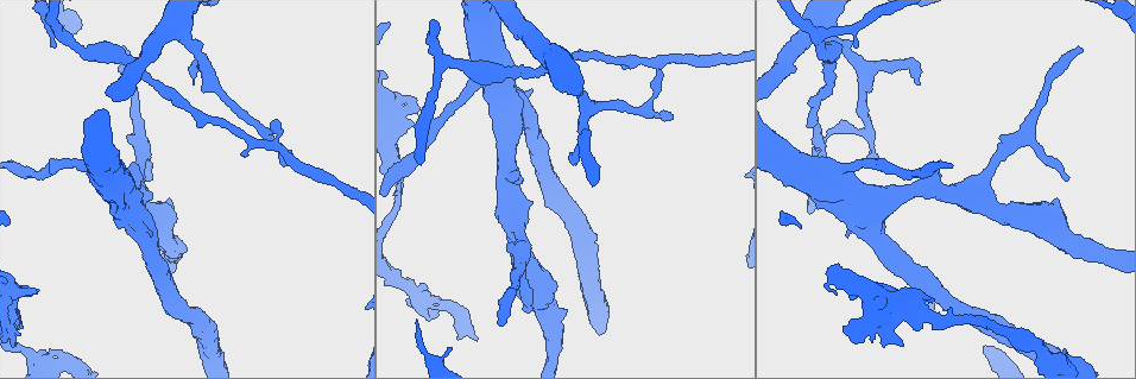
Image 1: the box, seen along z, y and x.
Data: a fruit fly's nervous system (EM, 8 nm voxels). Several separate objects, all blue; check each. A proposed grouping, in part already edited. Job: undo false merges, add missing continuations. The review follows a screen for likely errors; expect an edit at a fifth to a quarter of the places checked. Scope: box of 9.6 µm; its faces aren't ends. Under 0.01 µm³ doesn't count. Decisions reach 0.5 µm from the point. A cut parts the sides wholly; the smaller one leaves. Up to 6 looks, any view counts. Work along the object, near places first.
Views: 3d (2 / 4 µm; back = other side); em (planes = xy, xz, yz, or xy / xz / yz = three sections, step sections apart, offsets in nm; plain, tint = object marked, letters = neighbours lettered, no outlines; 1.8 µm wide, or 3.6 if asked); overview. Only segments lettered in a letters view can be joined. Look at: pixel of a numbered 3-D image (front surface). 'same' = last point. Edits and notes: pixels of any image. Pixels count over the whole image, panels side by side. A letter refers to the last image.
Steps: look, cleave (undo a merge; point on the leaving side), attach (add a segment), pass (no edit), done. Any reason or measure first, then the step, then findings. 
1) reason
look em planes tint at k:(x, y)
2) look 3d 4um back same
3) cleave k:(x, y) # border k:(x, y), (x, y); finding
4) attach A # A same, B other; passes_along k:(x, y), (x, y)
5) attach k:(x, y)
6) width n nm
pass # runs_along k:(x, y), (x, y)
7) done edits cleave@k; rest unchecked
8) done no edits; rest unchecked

narrows sharply
look em yz step 4 letters at 1:(15, 322)

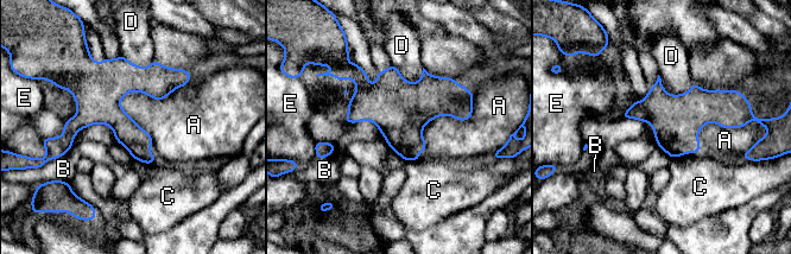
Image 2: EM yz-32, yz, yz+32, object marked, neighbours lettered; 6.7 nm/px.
pass # A other, B other, C other, D other, E other; runs_along 2:(184, 82), (120, 81), (64, 148); continuous, no second cell

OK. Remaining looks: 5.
arms run side by side
look 3d 4um at 1:(32, 357)

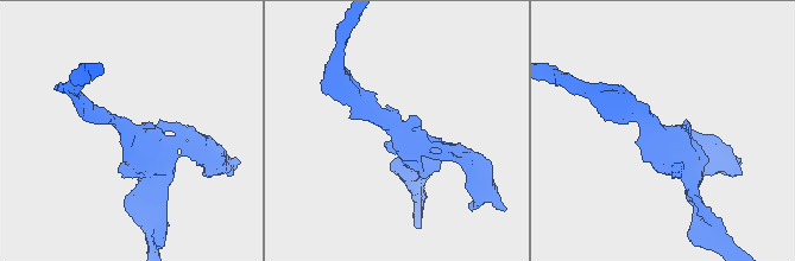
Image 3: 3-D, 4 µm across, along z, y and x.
arms 4
look em planes tint at 3:(133, 134)

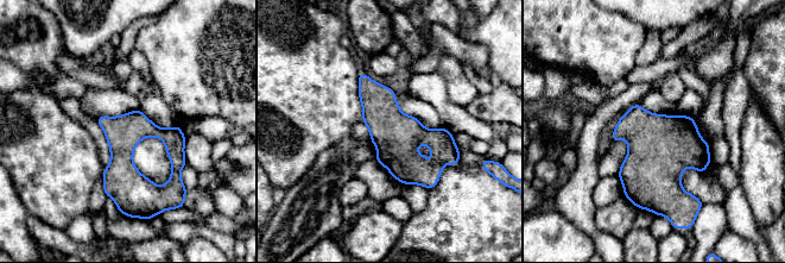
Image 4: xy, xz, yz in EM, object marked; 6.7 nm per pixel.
what lies round it
look em planes letters same

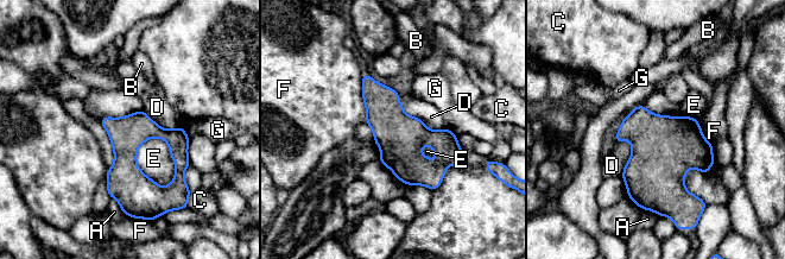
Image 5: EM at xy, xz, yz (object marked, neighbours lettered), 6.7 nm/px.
pass # A other, B other, C other, D other, E other, F other, G other; runs_along 5:(365, 77), (415, 134), (460, 156); continuous, no second cell

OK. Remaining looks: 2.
look em planes letters at 1:(573, 161)

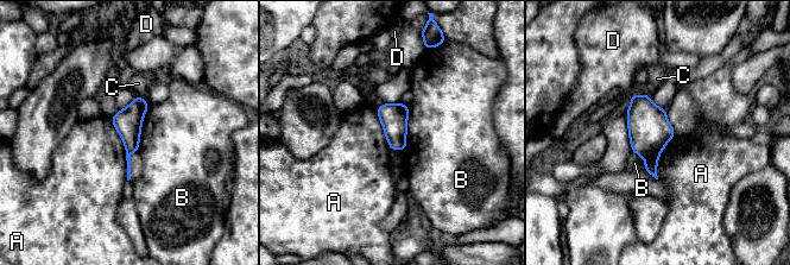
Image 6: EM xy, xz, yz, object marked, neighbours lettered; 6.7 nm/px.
width 190 nm
pass # A other, B other, C other, D other; border 6:(111, 118), (125, 149), (127, 178); none of them fits

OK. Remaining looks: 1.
done no edits; rest unchecked

